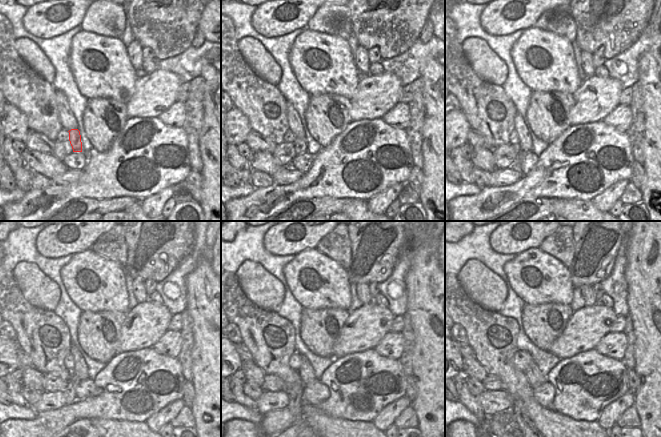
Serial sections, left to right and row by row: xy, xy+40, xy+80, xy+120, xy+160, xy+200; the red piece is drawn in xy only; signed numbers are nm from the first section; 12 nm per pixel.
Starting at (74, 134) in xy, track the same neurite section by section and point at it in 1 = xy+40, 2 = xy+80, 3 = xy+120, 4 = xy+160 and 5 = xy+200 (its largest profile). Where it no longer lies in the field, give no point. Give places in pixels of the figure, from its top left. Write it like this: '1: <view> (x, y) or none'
1: xy+40 (299, 144)
2: xy+80 (516, 166)
3: xy+120 (70, 391)
4: xy+160 (294, 391)
5: xy+200 (524, 424)

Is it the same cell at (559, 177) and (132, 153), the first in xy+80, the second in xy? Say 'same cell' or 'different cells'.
same cell

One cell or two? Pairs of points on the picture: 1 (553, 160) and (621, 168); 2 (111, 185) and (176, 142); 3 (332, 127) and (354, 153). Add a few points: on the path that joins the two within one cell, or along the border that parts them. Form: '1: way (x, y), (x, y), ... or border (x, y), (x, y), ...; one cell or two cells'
1: way (570, 161), (588, 161), (596, 169), (604, 170); one cell
2: way (117, 164), (121, 155), (147, 154), (155, 146); one cell
3: border (350, 120), (349, 124), (328, 145), (322, 148); two cells

